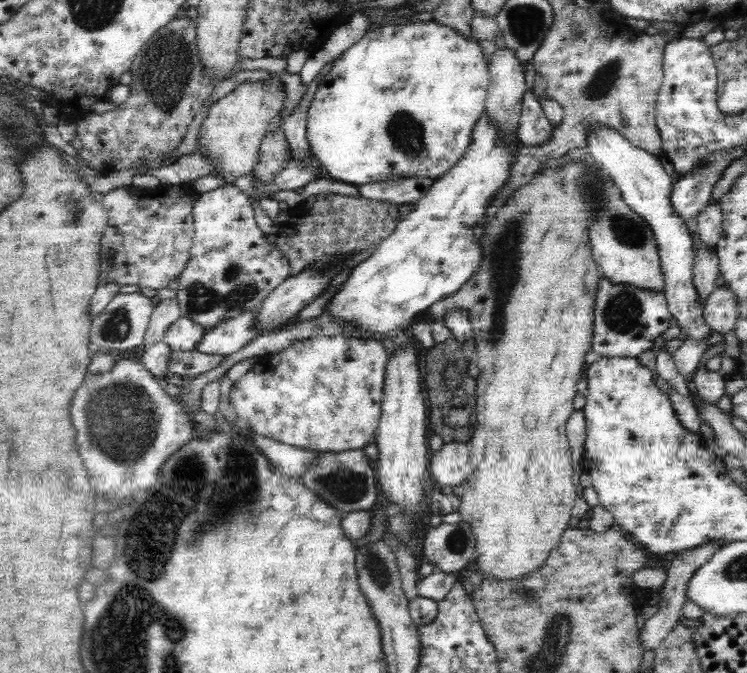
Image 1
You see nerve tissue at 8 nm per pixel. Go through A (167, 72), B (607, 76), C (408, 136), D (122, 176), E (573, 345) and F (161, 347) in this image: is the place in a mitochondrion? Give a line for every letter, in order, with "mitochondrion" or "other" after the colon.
A: mitochondrion
B: mitochondrion
C: mitochondrion
D: other
E: other
F: other

